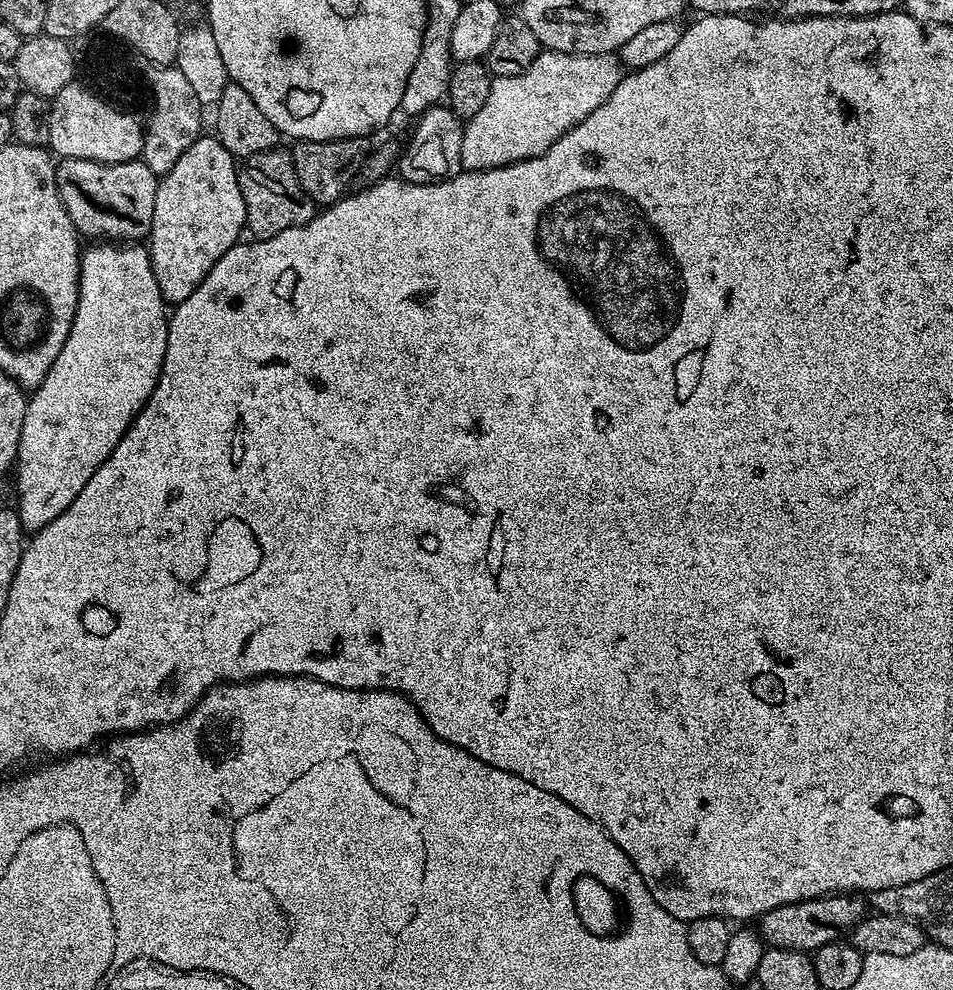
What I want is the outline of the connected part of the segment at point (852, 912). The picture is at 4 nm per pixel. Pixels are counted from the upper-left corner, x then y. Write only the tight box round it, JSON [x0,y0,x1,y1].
[758,894,866,954]

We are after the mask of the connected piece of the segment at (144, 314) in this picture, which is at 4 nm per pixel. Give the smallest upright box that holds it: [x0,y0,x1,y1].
[16,242,169,534]

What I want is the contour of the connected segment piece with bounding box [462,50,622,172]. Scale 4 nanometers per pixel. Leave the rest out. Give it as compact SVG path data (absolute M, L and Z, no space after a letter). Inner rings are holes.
M541 51L536 61L522 74L493 79L482 110L463 125L463 167L477 172L543 156L559 136L594 114L594 110L614 94L621 79L619 59L607 52L575 56L565 52Z

